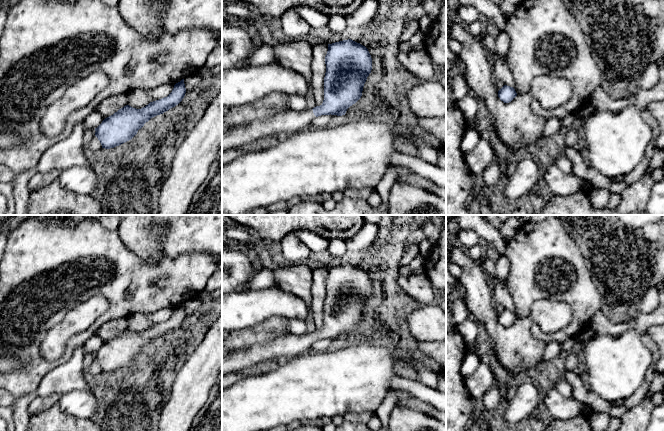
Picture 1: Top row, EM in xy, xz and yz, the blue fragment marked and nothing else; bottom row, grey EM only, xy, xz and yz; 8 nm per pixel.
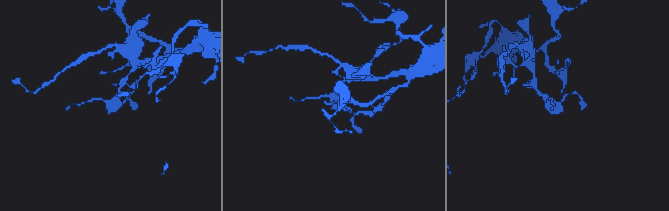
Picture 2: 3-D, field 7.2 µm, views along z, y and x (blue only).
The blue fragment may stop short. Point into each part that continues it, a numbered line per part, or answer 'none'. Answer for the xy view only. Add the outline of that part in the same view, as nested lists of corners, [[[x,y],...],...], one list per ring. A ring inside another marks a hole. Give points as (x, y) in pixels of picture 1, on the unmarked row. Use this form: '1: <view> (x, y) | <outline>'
none

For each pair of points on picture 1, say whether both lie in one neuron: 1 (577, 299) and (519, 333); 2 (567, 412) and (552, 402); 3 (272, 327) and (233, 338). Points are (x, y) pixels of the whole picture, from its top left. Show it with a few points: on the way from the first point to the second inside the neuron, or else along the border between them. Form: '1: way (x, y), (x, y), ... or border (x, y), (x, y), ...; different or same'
1: border (532, 323), (531, 333), (545, 344); different
2: way (563, 408), (556, 404); same
3: way (262, 332), (243, 338); same

